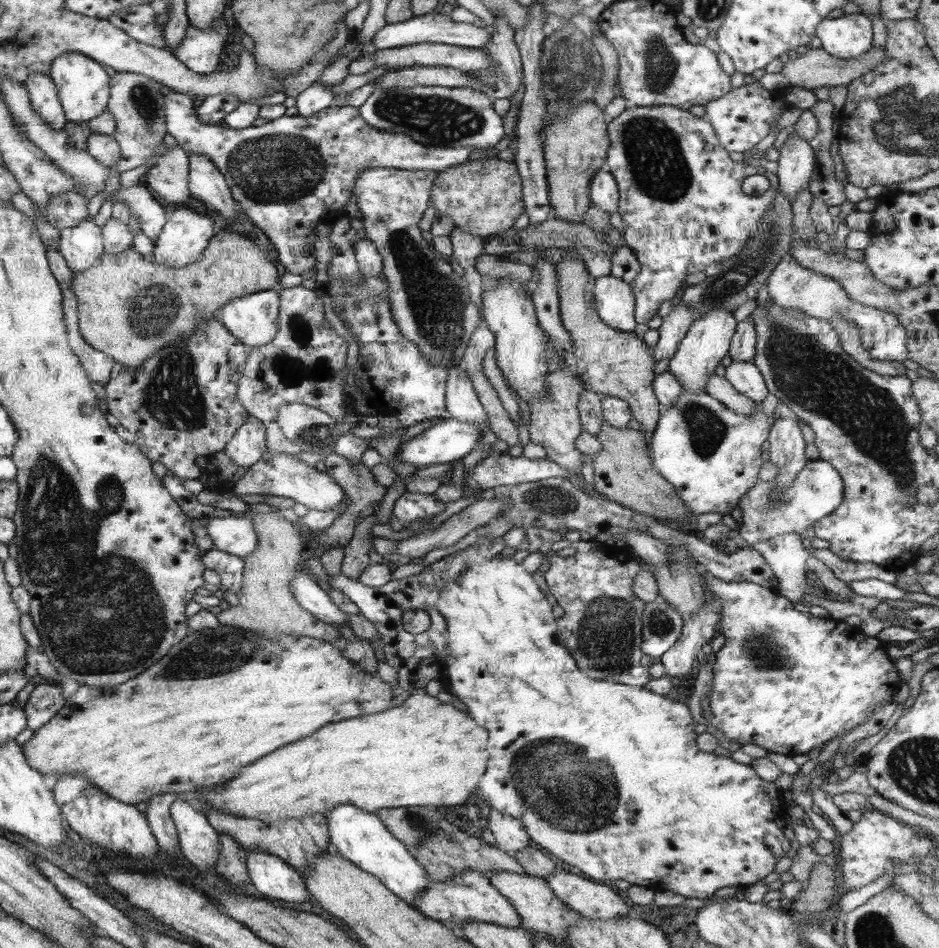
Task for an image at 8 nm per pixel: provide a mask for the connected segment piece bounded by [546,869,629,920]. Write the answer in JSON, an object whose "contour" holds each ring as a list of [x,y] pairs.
{"contour":[[[556,869],[546,880],[564,904],[584,918],[610,920],[628,915],[624,898],[604,883],[564,869]]]}

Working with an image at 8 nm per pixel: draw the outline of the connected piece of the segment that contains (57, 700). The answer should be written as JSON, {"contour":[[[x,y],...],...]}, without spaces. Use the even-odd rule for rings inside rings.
{"contour":[[[46,682],[36,685],[23,708],[27,728],[35,731],[48,724],[48,721],[65,705],[66,699],[58,683]]]}

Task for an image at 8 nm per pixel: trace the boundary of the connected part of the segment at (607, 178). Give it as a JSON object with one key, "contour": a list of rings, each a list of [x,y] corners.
{"contour":[[[605,166],[601,167],[591,180],[590,198],[591,202],[604,212],[608,214],[618,212],[619,190],[617,182]]]}

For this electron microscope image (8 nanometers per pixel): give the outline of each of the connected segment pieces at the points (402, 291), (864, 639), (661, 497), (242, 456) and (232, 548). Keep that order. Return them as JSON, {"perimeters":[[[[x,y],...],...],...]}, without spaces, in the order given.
{"perimeters":[[[[367,168],[363,170],[357,178],[356,184],[354,185],[354,202],[357,204],[360,212],[362,213],[361,219],[363,220],[364,228],[366,230],[366,237],[370,239],[376,250],[382,256],[383,259],[383,271],[385,280],[387,280],[387,298],[390,303],[390,312],[392,313],[394,322],[398,325],[401,330],[403,337],[406,340],[411,340],[421,352],[427,361],[434,366],[441,366],[442,368],[453,368],[455,364],[463,365],[462,355],[468,346],[472,333],[479,327],[479,324],[483,321],[481,319],[481,312],[479,308],[472,302],[471,294],[469,293],[468,281],[466,276],[460,276],[456,273],[447,258],[439,257],[436,251],[429,244],[429,242],[423,237],[423,231],[418,227],[418,223],[424,214],[424,210],[428,208],[428,202],[431,195],[431,188],[435,178],[437,177],[437,171],[408,171],[398,170],[397,168]]],[[[714,575],[705,582],[706,590],[720,601],[722,611],[717,634],[726,639],[724,646],[714,653],[713,685],[709,694],[710,712],[714,716],[707,724],[721,730],[726,741],[741,746],[754,744],[768,753],[791,757],[807,754],[867,722],[884,700],[894,701],[903,681],[888,656],[885,642],[877,636],[865,635],[860,627],[850,626],[842,619],[798,612],[784,596],[754,582],[726,582]]],[[[604,421],[602,429],[596,435],[602,443],[603,449],[594,455],[594,488],[599,496],[612,500],[634,512],[645,514],[668,526],[684,531],[694,531],[694,518],[696,514],[682,502],[674,486],[670,485],[658,472],[656,472],[652,458],[649,456],[649,447],[645,441],[645,434],[641,430],[630,428],[614,428]]],[[[249,415],[223,452],[234,464],[243,469],[257,465],[266,452],[263,422]]],[[[231,511],[231,514],[224,518],[208,521],[206,530],[216,550],[246,559],[258,549],[260,539],[253,522],[236,512]]]]}

